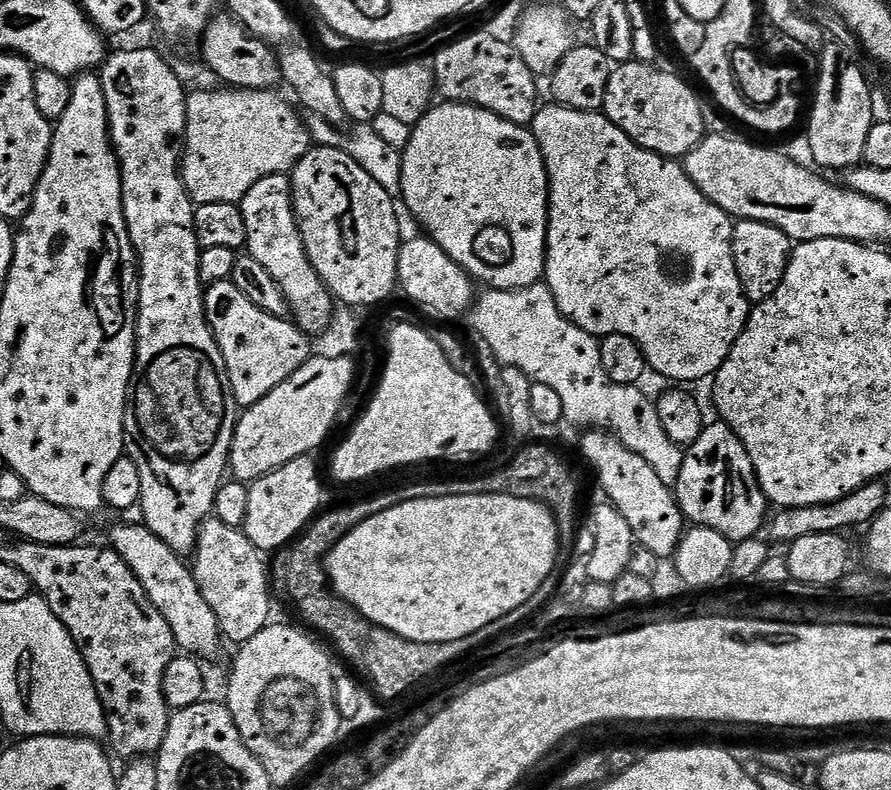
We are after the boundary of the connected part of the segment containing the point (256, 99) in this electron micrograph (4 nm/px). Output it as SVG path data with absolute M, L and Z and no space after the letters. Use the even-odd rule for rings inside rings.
M216 87L220 88L213 92L187 93L188 125L182 145L182 175L196 204L239 204L262 178L291 173L314 141L309 125L300 121L301 113L282 97L275 96L275 91Z

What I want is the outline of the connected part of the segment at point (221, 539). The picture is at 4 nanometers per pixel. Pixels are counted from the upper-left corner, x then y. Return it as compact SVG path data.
M209 518L200 525L195 556L196 561L193 559L190 564L192 573L198 582L198 590L202 590L202 598L206 598L210 610L214 610L214 618L218 618L221 633L227 639L229 636L233 645L245 644L273 619L270 568L265 553L256 548L241 529L231 528L226 526L226 522Z

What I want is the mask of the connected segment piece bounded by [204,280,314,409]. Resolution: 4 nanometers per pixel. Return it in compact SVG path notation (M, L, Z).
M231 280L207 285L204 309L222 358L226 358L232 393L236 395L236 403L241 409L254 406L266 398L274 386L282 386L294 370L314 355L312 344L308 341L311 340L309 333L302 331L291 319L258 310L258 306L254 306L254 302L250 302L250 298L246 298L246 294L242 294Z

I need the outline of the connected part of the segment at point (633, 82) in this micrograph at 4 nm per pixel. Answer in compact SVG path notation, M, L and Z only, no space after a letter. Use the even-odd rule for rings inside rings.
M639 62L613 67L602 112L638 146L659 156L683 158L696 149L706 135L704 108L686 81L658 67L655 63Z

